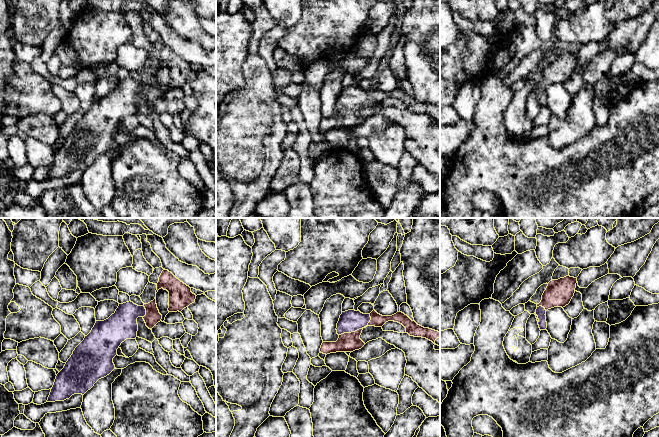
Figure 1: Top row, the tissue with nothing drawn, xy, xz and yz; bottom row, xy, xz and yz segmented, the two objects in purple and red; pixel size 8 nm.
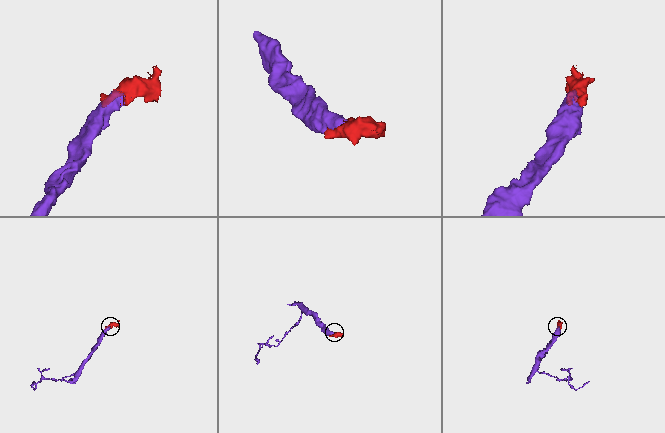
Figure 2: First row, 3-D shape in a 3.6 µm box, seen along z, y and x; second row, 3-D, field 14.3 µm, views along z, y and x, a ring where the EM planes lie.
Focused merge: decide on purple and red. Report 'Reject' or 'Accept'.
Accept

